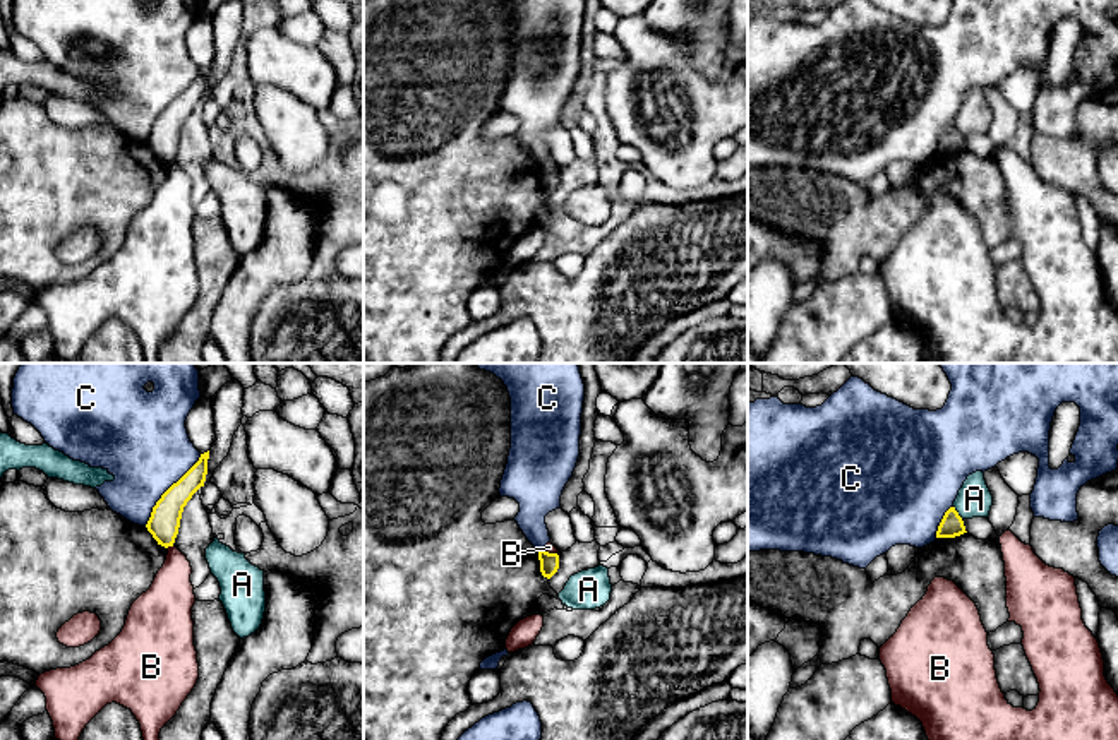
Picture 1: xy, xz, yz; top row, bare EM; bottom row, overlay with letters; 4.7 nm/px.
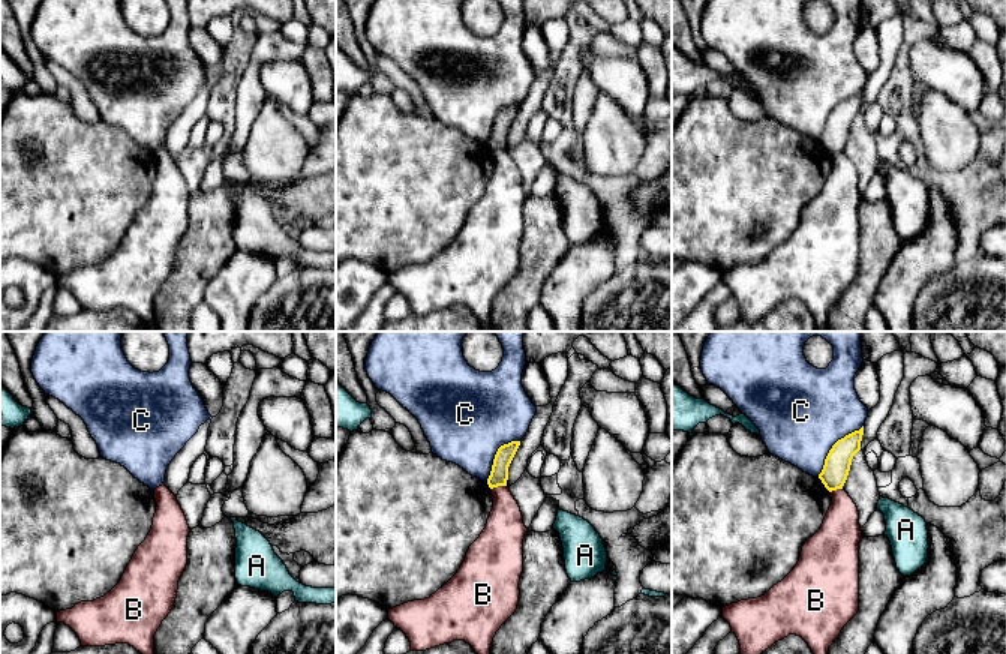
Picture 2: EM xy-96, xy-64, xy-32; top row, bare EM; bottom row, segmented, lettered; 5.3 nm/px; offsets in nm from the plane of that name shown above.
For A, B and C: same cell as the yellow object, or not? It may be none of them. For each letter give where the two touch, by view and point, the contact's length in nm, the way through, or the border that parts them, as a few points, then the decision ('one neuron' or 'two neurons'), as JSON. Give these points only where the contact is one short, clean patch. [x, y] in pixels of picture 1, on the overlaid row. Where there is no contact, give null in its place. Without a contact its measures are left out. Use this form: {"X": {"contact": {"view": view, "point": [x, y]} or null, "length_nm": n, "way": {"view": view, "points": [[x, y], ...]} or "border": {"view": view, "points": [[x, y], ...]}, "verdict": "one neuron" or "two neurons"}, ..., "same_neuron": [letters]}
{"A": {"contact": {"view": "yz", "point": [957, 513]}, "length_nm": 80, "border": {"view": "yz", "points": [[954, 506], [962, 518]]}, "verdict": "two neurons"}, "B": {"contact": {"view": "xy", "point": [168, 545]}, "length_nm": 30, "border": {"view": "xy", "points": [[172, 545], [167, 547]]}, "verdict": "two neurons"}, "C": {"contact": {"view": "xy", "point": [167, 490]}, "length_nm": 420, "verdict": "two neurons"}, "same_neuron": []}

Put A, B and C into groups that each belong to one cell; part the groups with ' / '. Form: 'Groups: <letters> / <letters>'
Groups: A / B / C

